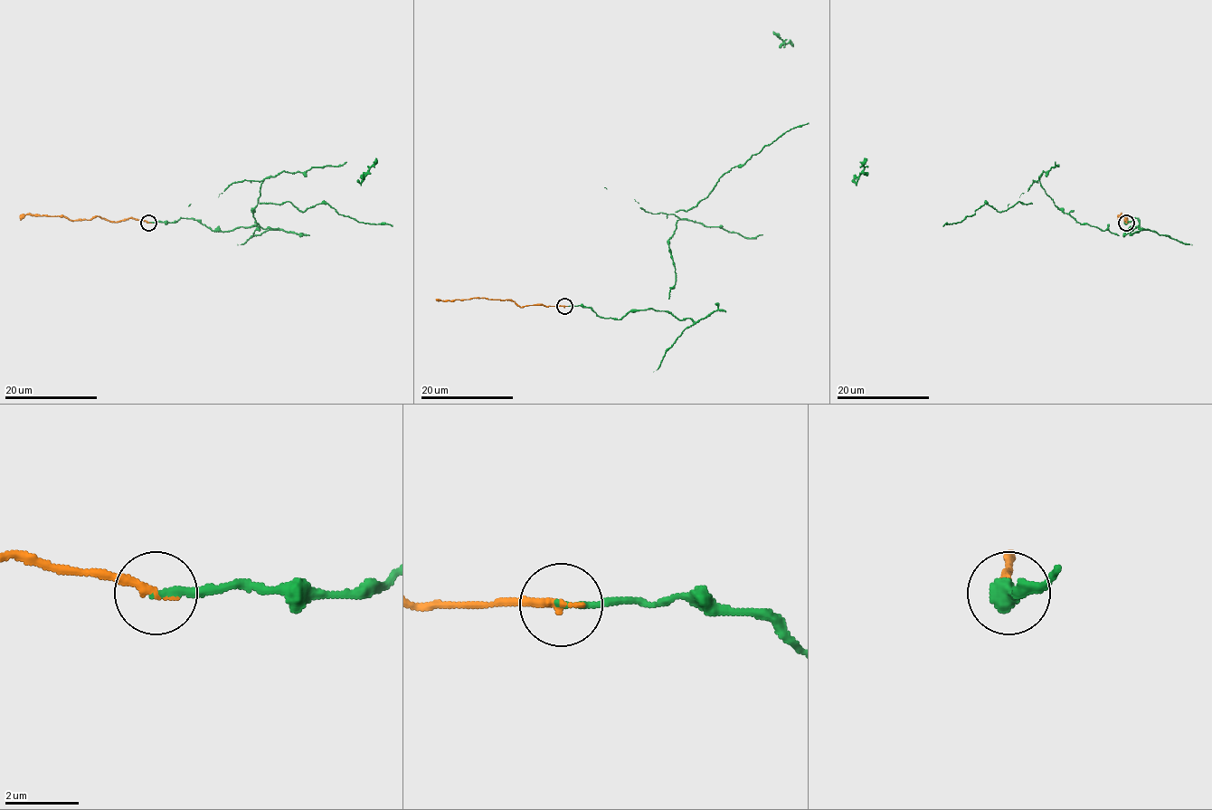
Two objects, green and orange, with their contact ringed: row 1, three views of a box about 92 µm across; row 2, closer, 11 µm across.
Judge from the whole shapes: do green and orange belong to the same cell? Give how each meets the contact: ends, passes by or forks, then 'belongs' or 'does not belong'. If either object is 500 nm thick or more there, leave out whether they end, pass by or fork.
green ends | orange ends | belongs

